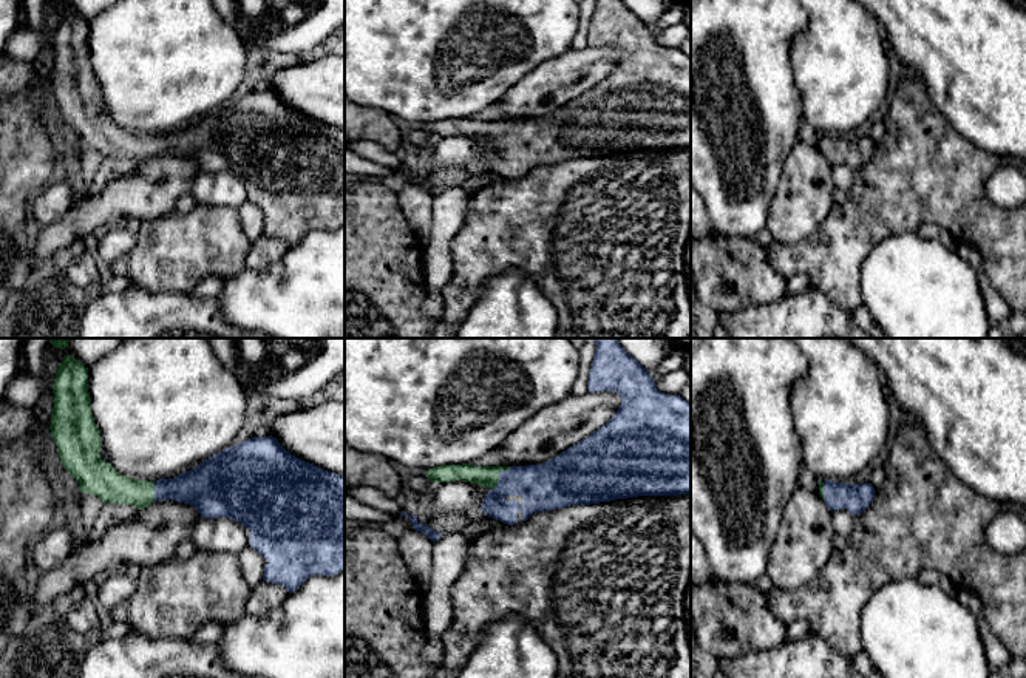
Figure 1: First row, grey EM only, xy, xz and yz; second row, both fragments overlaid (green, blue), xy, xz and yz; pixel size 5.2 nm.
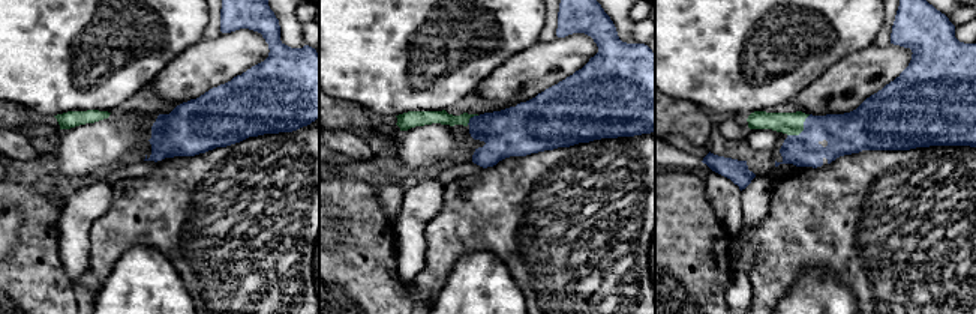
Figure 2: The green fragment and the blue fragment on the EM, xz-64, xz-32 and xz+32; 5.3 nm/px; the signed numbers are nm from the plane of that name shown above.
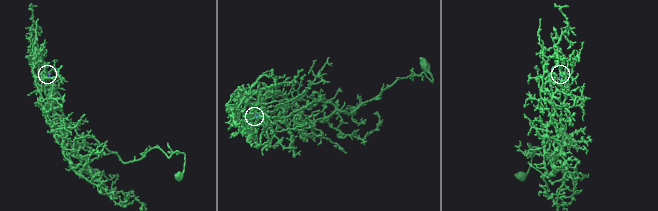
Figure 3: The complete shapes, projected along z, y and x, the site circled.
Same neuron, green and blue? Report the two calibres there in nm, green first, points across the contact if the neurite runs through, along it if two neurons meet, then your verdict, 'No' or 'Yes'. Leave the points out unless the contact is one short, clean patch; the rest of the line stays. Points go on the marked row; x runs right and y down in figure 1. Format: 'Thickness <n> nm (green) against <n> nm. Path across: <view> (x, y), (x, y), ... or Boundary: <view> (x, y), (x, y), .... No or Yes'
Thickness 110 nm (green) against 240 nm. Path across: xz (485, 476), (498, 474), (544, 487). Yes

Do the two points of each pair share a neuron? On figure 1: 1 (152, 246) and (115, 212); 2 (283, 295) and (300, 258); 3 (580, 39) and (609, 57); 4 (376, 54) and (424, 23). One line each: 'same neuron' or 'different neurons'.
1: different neurons
2: same neuron
3: different neurons
4: same neuron

